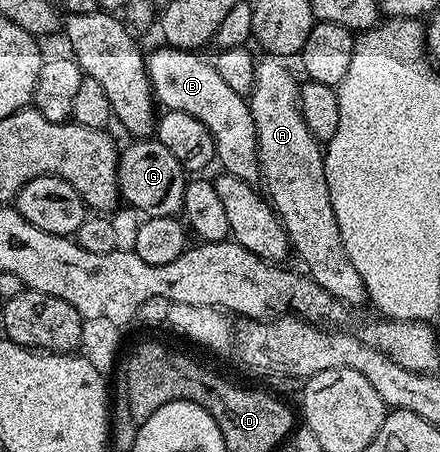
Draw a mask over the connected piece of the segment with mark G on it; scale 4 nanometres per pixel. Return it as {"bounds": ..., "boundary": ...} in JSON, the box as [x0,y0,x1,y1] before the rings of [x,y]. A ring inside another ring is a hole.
{"bounds":[118,139,188,217],"boundary":[[[134,139],[129,143],[131,145],[121,150],[118,159],[118,192],[121,200],[146,217],[175,216],[183,208],[182,200],[188,182],[186,170],[180,163],[176,163],[176,155],[172,155],[172,151],[168,151],[168,147],[164,147],[164,143],[156,139]]]}

